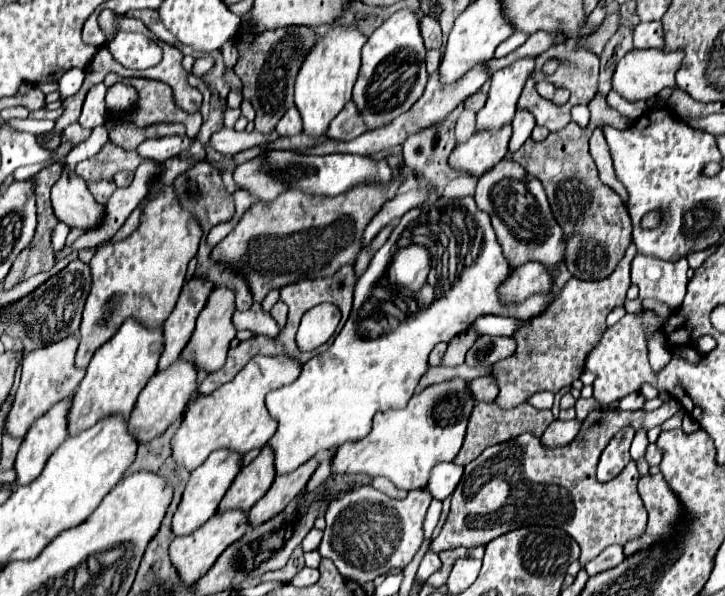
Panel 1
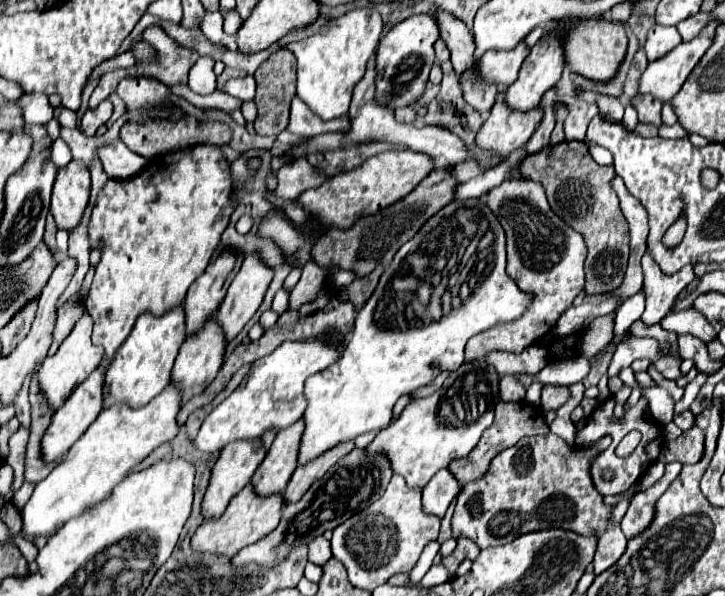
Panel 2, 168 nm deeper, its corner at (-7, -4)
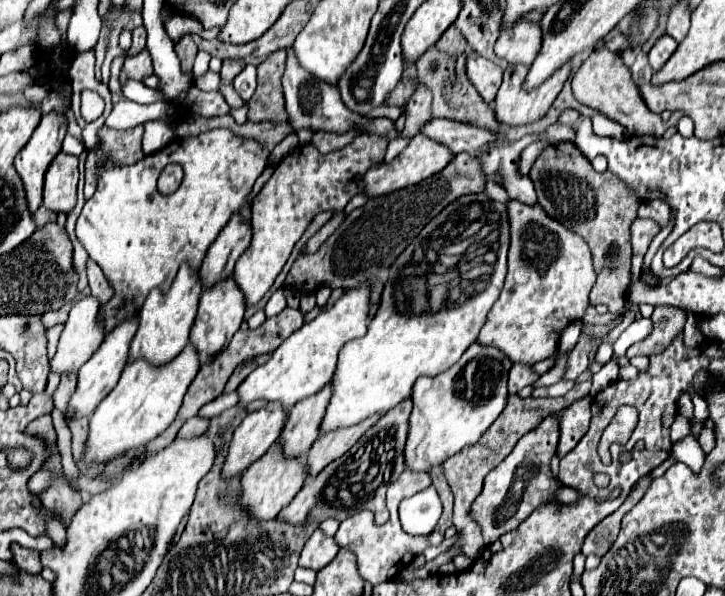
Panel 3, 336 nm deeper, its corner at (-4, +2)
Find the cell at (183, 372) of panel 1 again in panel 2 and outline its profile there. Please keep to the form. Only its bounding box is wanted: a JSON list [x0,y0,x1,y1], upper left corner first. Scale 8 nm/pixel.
[170,318,226,406]

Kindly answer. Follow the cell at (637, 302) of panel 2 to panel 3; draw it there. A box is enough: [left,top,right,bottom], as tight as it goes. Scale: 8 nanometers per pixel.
[642,210,674,270]

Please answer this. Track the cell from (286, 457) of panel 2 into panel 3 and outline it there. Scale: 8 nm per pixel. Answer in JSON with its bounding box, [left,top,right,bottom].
[281,384,331,456]

